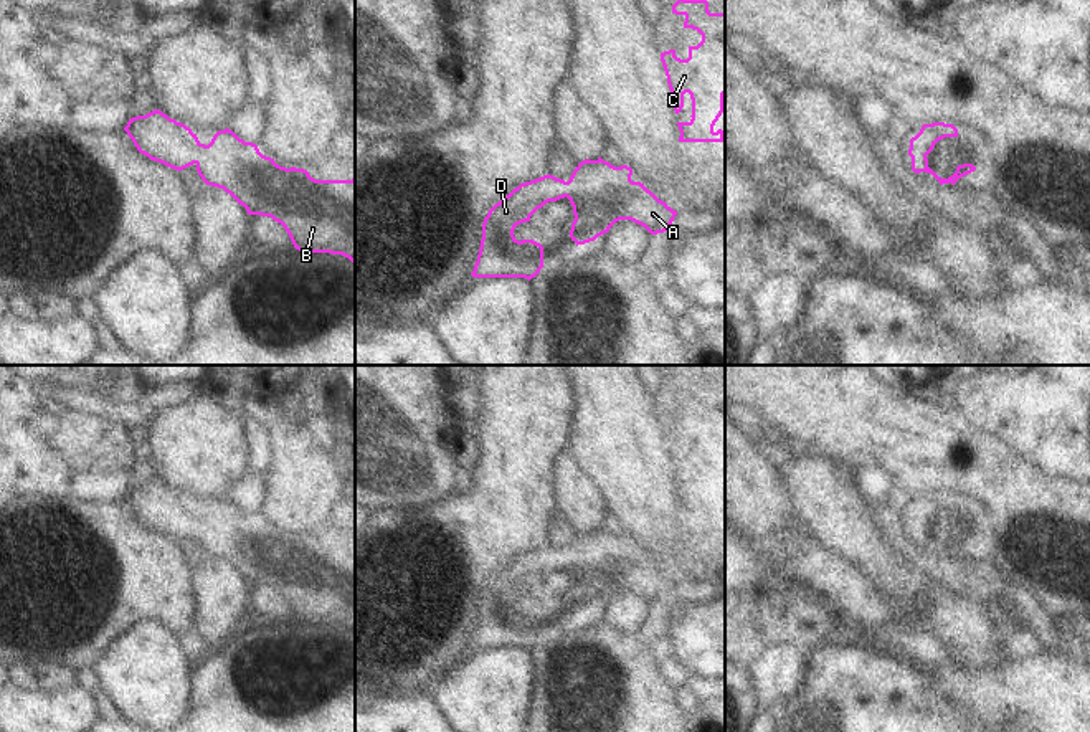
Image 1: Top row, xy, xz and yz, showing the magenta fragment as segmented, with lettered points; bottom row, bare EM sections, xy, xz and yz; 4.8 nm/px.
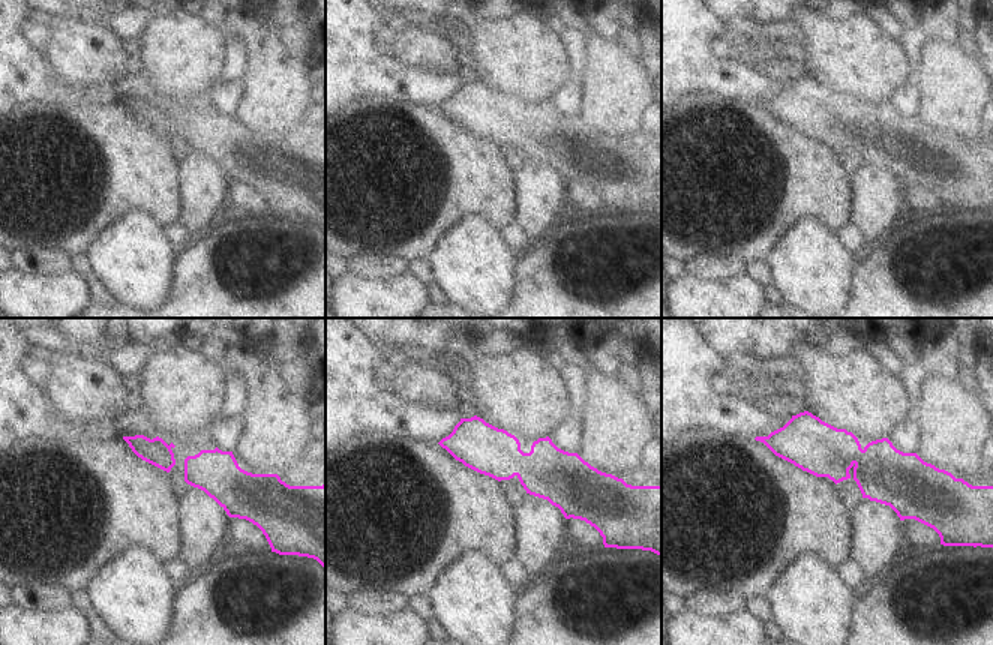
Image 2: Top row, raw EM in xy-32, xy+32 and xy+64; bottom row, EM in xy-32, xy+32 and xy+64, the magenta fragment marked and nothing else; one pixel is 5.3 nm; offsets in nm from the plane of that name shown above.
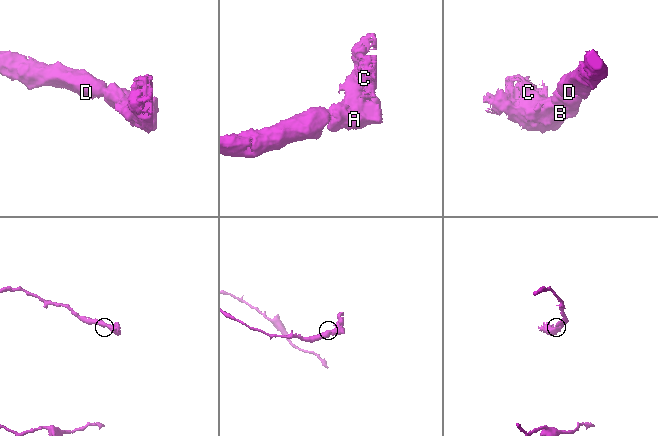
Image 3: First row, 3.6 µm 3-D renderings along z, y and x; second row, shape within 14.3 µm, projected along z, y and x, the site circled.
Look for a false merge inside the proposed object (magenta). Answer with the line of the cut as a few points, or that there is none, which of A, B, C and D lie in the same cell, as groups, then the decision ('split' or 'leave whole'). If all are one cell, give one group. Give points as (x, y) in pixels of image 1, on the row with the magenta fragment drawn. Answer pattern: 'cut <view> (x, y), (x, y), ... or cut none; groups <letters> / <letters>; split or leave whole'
cut none; groups A B C D; leave whole

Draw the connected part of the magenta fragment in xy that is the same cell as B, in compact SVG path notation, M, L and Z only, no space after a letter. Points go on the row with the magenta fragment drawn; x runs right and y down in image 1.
M155 109L124 127L150 160L183 170L197 165L206 185L223 188L248 215L271 216L306 253L342 254L355 264L355 177L315 180L304 169L286 169L228 127L208 145L182 122Z

